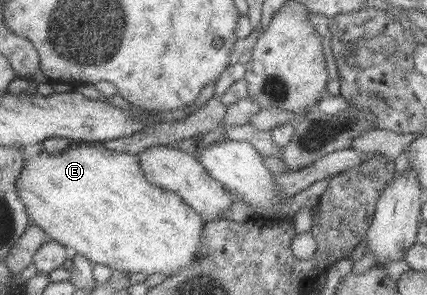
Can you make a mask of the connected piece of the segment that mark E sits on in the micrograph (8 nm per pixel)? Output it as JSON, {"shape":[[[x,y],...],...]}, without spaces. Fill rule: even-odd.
{"shape":[[[95,142],[73,143],[65,151],[60,151],[56,154],[43,151],[29,161],[26,161],[16,186],[18,187],[19,197],[22,198],[23,203],[26,205],[27,213],[32,218],[33,223],[42,227],[50,235],[50,239],[58,241],[67,247],[74,248],[77,254],[88,257],[96,264],[107,264],[112,269],[117,268],[129,273],[142,272],[147,275],[162,273],[167,277],[172,277],[179,270],[188,268],[197,258],[204,254],[202,233],[207,221],[203,219],[202,214],[195,211],[178,193],[163,189],[147,181],[138,155],[133,153],[110,150],[107,146],[103,146],[102,143]]]}

